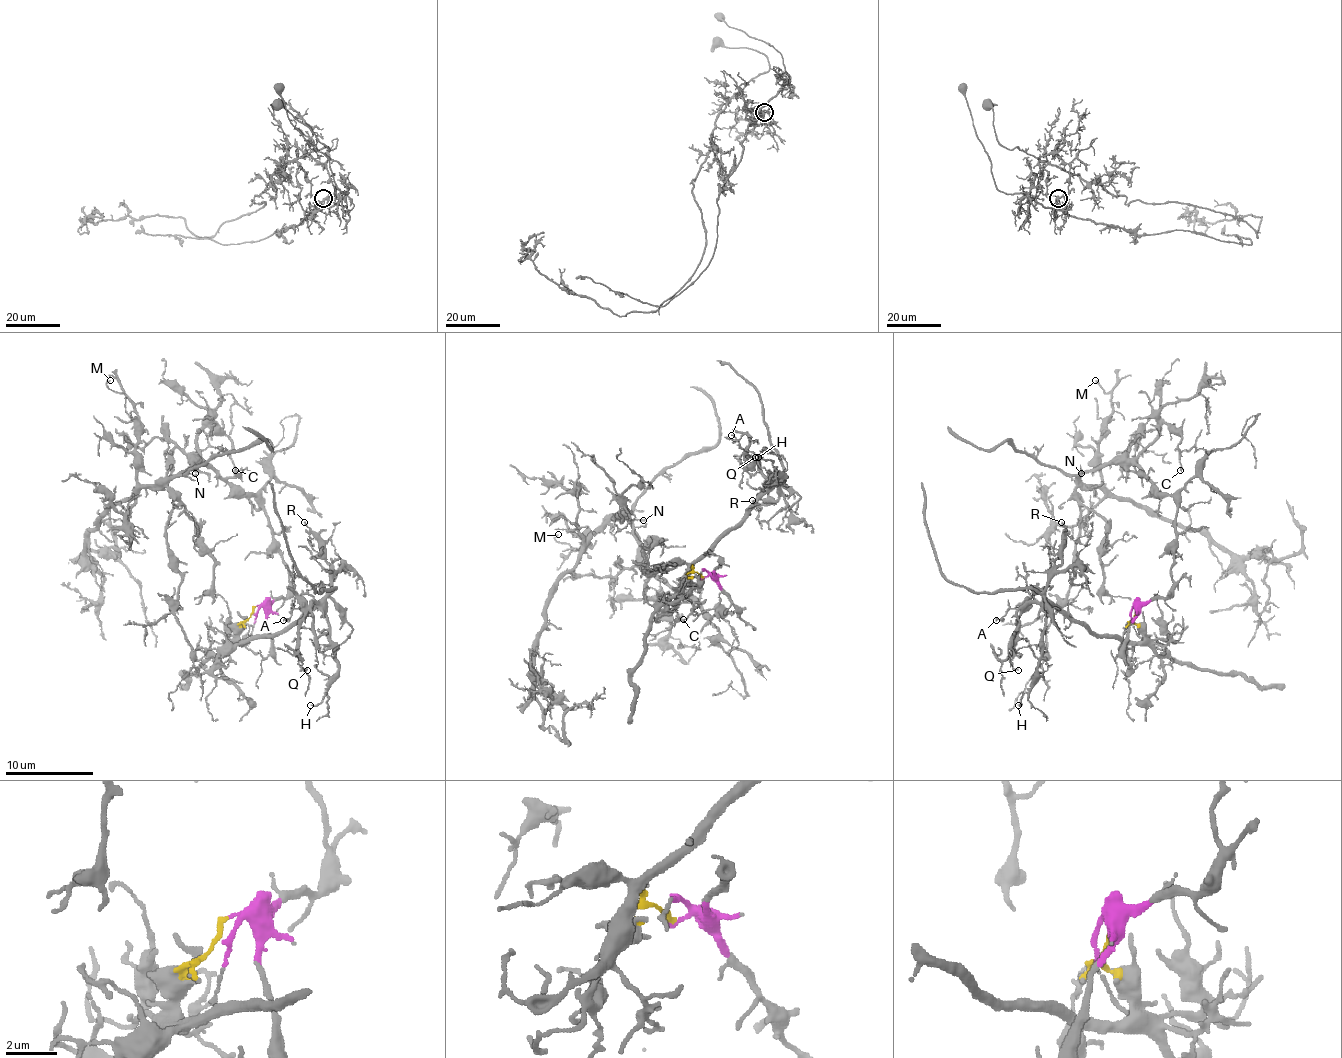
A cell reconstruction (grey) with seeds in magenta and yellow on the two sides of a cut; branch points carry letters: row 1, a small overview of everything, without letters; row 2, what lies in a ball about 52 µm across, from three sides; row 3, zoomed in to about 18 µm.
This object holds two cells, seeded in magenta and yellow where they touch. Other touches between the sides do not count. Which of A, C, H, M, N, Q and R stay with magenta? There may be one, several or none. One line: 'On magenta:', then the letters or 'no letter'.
On magenta: C, M, N

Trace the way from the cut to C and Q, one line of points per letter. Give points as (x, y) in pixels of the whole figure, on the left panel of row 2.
C: (253, 607), (286, 596), (288, 565), (259, 501), (205, 462), (196, 438), (213, 422), (235, 471)
Q: (253, 607), (253, 613), (238, 633), (240, 642), (284, 633), (314, 602), (299, 628), (299, 661), (308, 670)

